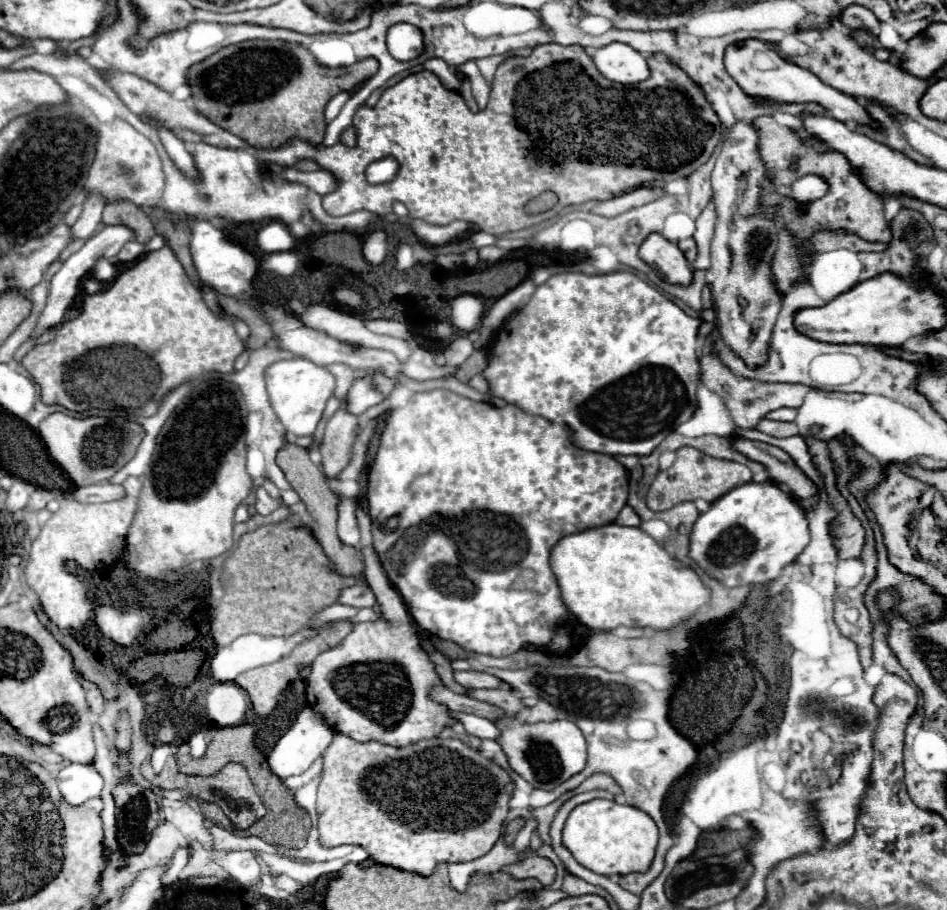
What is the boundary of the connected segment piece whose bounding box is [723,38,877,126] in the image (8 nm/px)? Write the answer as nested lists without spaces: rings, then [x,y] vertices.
[[[751,38],[751,40],[741,40],[739,44],[727,46],[723,62],[725,62],[725,68],[727,68],[729,76],[731,76],[749,96],[757,96],[757,98],[763,98],[763,100],[769,100],[769,102],[817,102],[817,104],[821,104],[825,110],[829,110],[829,114],[831,114],[833,118],[837,118],[837,120],[841,120],[841,122],[853,120],[853,122],[859,122],[859,124],[873,124],[873,126],[877,126],[875,122],[871,122],[867,110],[865,110],[853,96],[847,96],[847,94],[843,94],[843,92],[839,92],[839,90],[835,90],[835,88],[823,84],[815,74],[811,74],[809,70],[805,70],[805,68],[801,68],[801,66],[797,66],[797,64],[793,64],[793,62],[781,58],[771,46],[767,46],[767,44],[761,42],[761,40]]]

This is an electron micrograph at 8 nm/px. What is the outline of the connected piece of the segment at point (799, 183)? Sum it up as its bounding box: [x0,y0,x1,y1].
[789,176,829,208]

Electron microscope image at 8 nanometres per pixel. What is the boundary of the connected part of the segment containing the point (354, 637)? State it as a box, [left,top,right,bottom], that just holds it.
[307,506,455,746]

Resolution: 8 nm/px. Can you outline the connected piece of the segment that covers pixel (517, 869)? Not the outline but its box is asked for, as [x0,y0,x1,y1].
[503,854,555,886]

